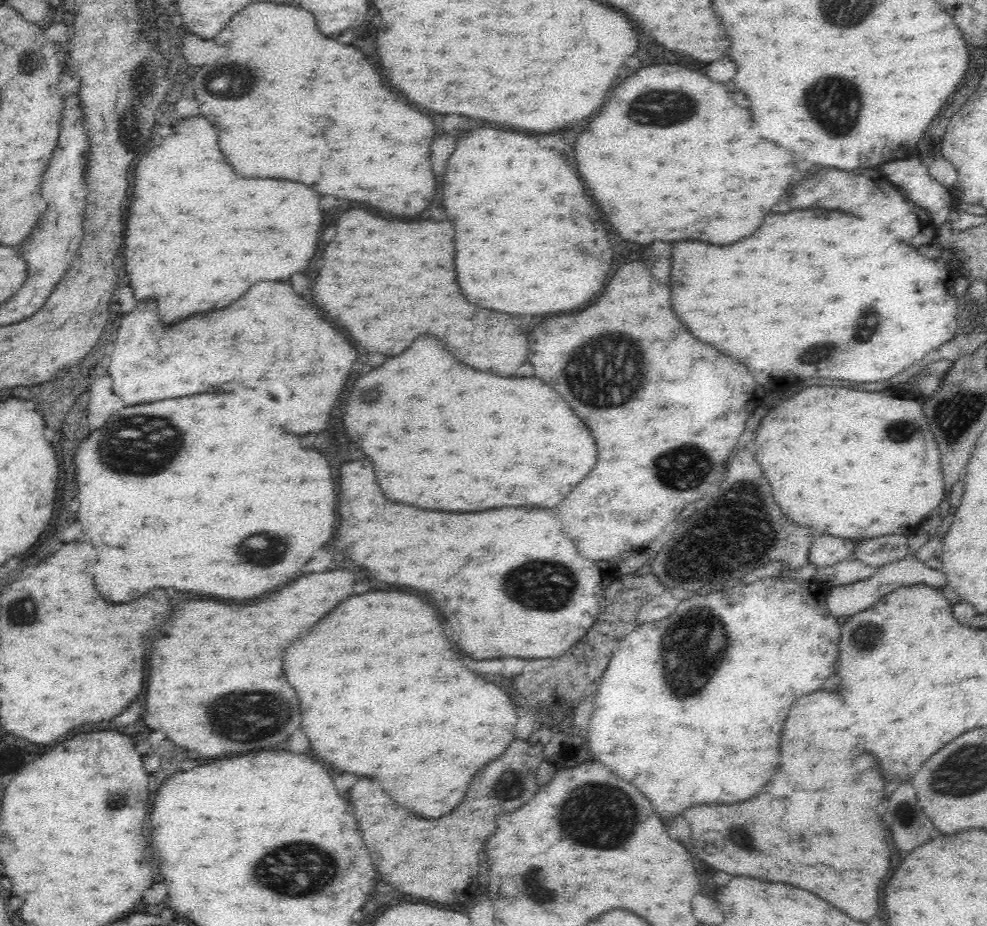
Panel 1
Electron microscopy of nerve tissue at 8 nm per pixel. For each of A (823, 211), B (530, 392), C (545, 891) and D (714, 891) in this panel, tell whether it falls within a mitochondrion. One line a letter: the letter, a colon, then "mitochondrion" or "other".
A: other
B: other
C: mitochondrion
D: other

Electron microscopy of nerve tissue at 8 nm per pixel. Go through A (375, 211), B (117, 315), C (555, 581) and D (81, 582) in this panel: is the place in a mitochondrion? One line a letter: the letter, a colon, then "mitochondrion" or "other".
A: other
B: other
C: mitochondrion
D: other

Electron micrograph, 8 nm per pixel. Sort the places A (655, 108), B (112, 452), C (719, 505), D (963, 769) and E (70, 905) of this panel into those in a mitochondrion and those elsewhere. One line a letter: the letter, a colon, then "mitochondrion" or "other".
A: mitochondrion
B: mitochondrion
C: mitochondrion
D: mitochondrion
E: other

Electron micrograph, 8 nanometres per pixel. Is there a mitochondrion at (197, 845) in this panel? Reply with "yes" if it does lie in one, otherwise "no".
no

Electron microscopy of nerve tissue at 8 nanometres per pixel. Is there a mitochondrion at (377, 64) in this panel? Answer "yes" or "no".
no

